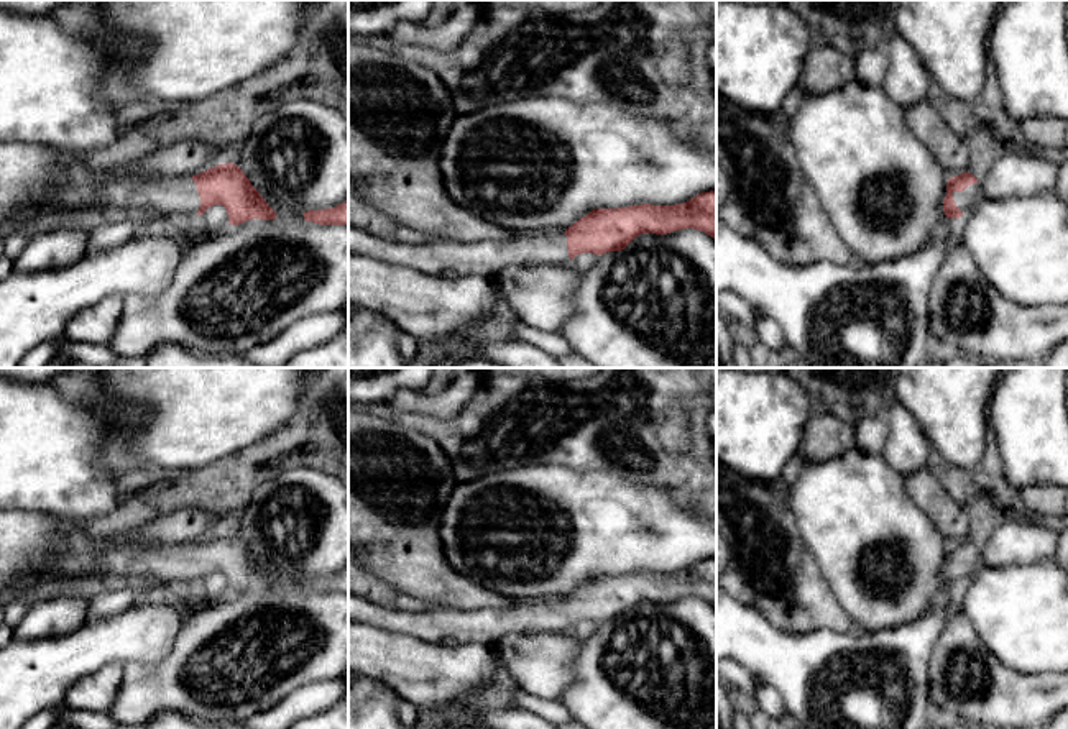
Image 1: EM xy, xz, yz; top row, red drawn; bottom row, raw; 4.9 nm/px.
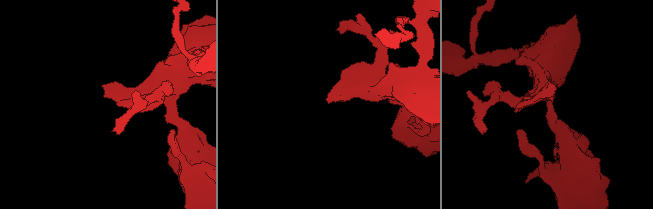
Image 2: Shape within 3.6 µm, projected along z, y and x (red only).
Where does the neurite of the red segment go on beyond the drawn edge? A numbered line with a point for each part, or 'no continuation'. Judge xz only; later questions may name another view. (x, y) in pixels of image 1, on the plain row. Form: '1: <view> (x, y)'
1: xz (447, 626)

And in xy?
1: xy (28, 539)

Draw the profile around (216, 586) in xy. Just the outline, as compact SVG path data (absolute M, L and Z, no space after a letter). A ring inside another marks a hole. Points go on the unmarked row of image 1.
M212 573L200 583L200 589L210 603L219 603L230 594L228 581L223 573Z

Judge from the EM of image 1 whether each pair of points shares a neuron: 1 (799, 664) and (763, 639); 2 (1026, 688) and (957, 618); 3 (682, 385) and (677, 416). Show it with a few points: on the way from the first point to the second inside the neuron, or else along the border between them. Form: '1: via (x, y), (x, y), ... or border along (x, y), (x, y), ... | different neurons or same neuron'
1: via (791, 664), (771, 647) | same neuron
2: via (1003, 685), (958, 641) | same neuron
3: border along (672, 403), (681, 403), (685, 408), (689, 442) | different neurons

